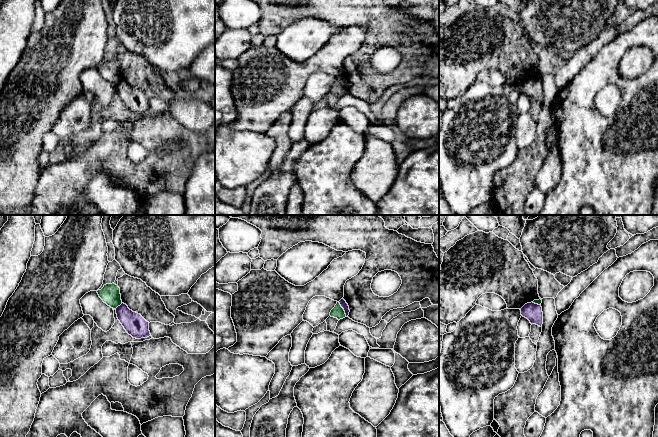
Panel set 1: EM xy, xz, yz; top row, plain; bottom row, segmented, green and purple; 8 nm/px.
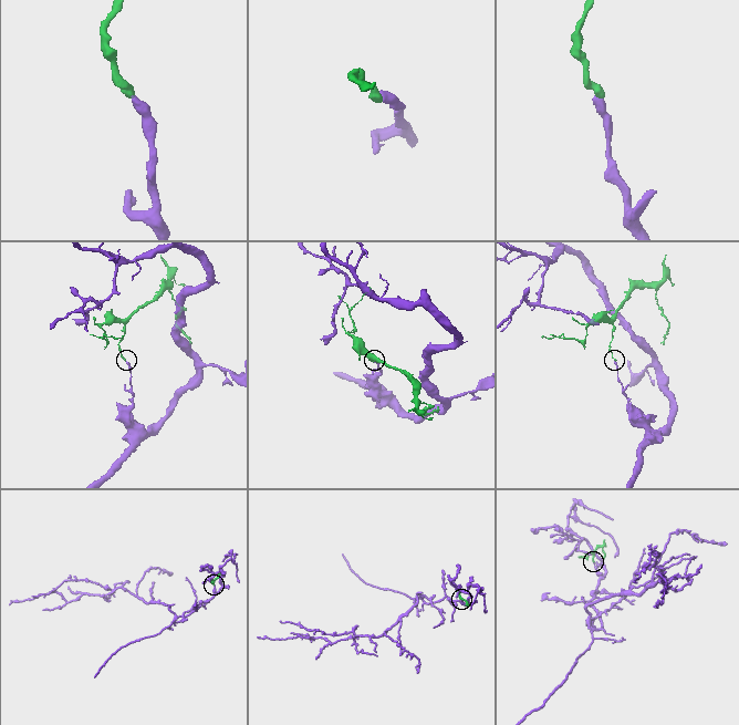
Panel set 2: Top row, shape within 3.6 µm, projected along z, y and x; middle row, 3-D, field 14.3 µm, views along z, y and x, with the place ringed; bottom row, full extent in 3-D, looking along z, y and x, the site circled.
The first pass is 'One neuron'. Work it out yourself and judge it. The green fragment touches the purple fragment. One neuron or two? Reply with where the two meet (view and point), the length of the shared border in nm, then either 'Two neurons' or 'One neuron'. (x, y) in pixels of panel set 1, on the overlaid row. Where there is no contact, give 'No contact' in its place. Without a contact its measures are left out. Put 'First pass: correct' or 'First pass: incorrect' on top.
First pass: incorrect
Touches green at xz (343, 309). Shared border 140 nm. Two neurons

